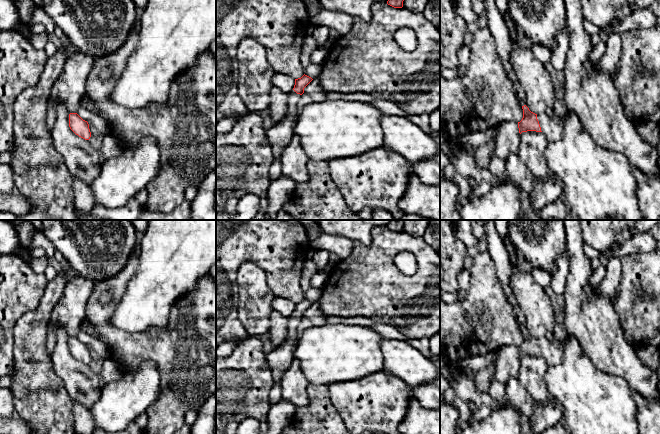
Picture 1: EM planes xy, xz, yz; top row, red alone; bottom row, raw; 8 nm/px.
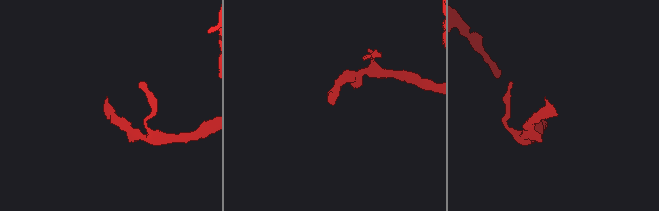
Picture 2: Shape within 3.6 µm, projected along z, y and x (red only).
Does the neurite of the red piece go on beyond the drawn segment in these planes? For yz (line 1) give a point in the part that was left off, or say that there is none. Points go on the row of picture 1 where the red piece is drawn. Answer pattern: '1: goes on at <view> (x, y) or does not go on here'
1: goes on at yz (551, 126)

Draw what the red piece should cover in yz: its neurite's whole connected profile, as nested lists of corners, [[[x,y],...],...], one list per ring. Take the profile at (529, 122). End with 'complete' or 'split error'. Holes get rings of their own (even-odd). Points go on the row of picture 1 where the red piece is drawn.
[[[524,105],[523,118],[518,122],[519,133],[527,131],[542,132],[548,142],[555,142],[561,139],[563,132],[563,117],[555,116],[552,113],[535,114]]] | split error

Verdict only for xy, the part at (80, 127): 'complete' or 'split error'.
complete

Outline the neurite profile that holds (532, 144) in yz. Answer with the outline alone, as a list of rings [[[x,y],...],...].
[[[522,132],[517,151],[518,156],[526,164],[532,175],[543,181],[550,175],[544,159],[544,151],[548,143],[542,132]]]

